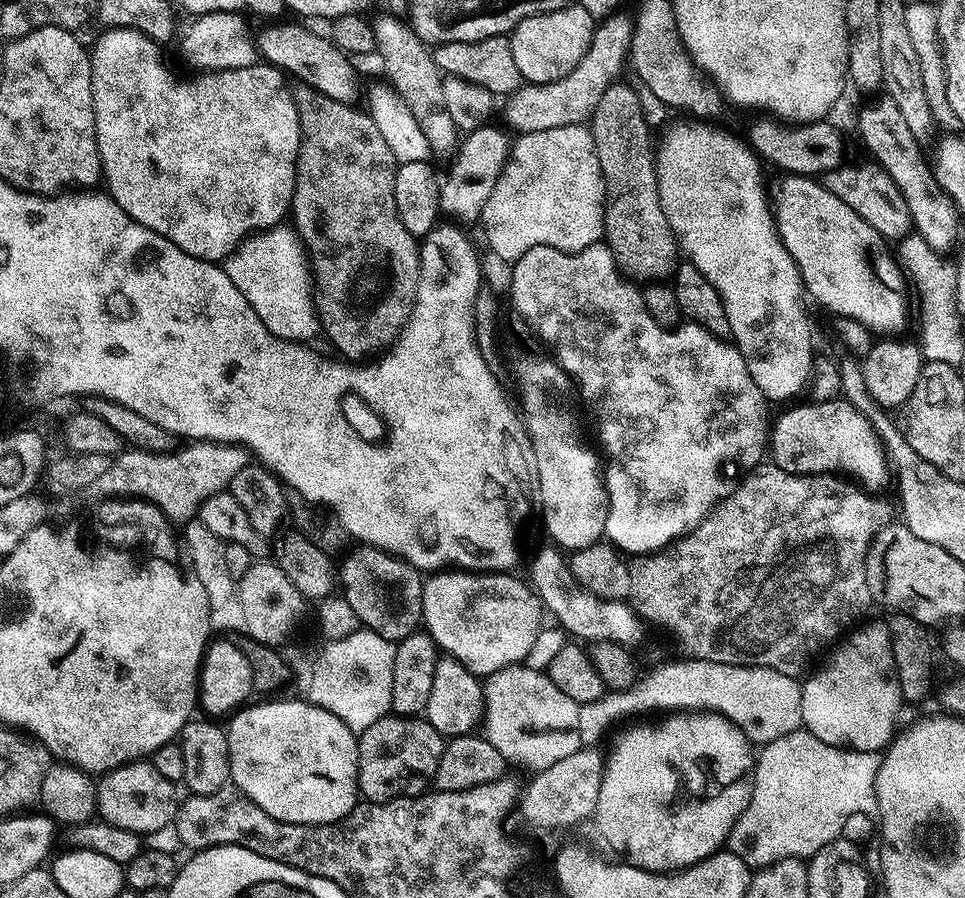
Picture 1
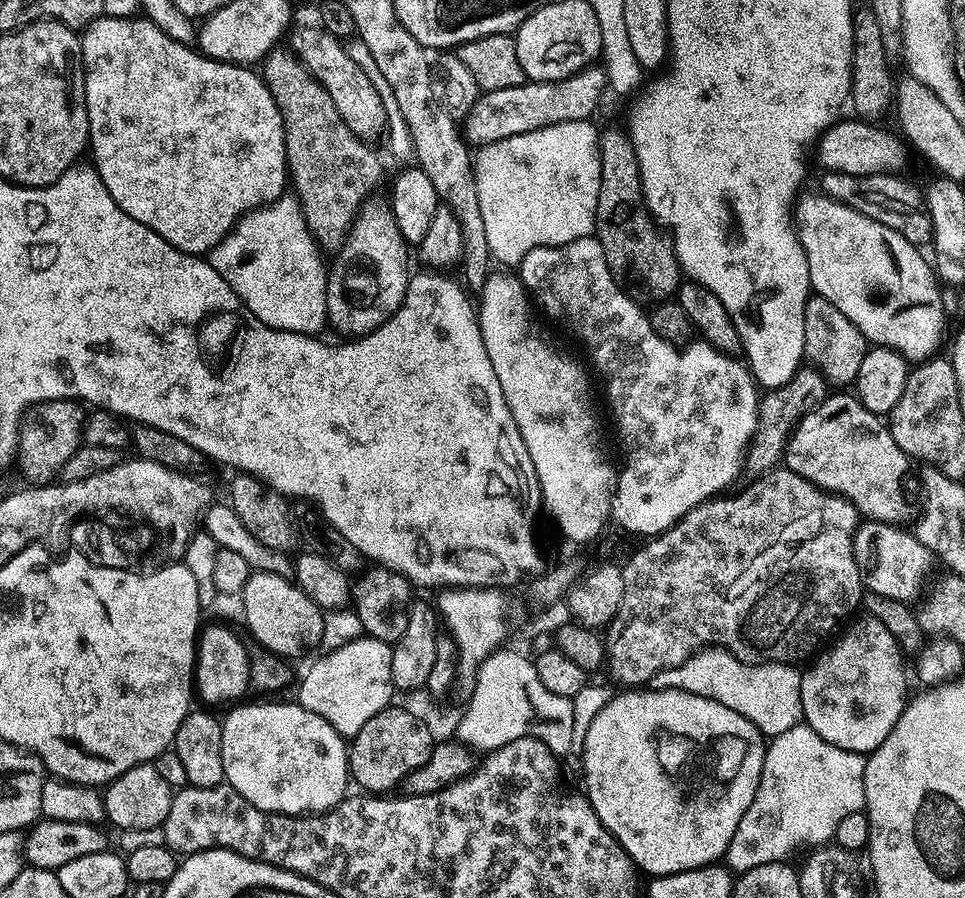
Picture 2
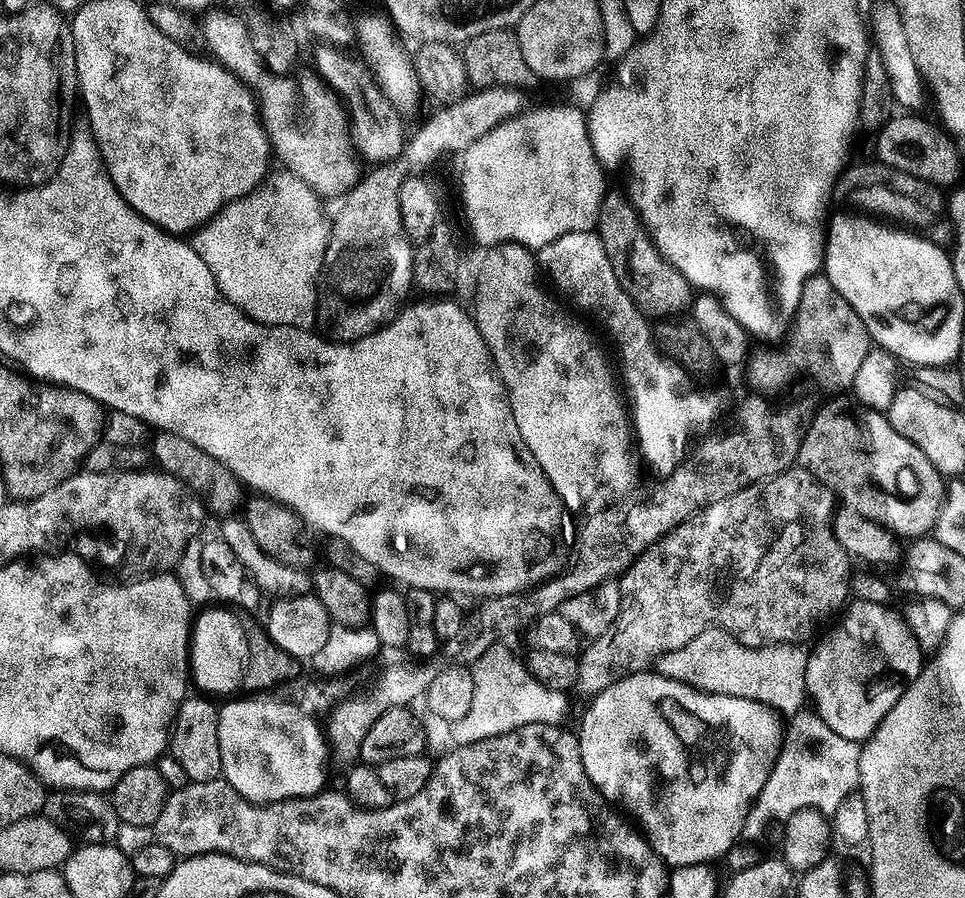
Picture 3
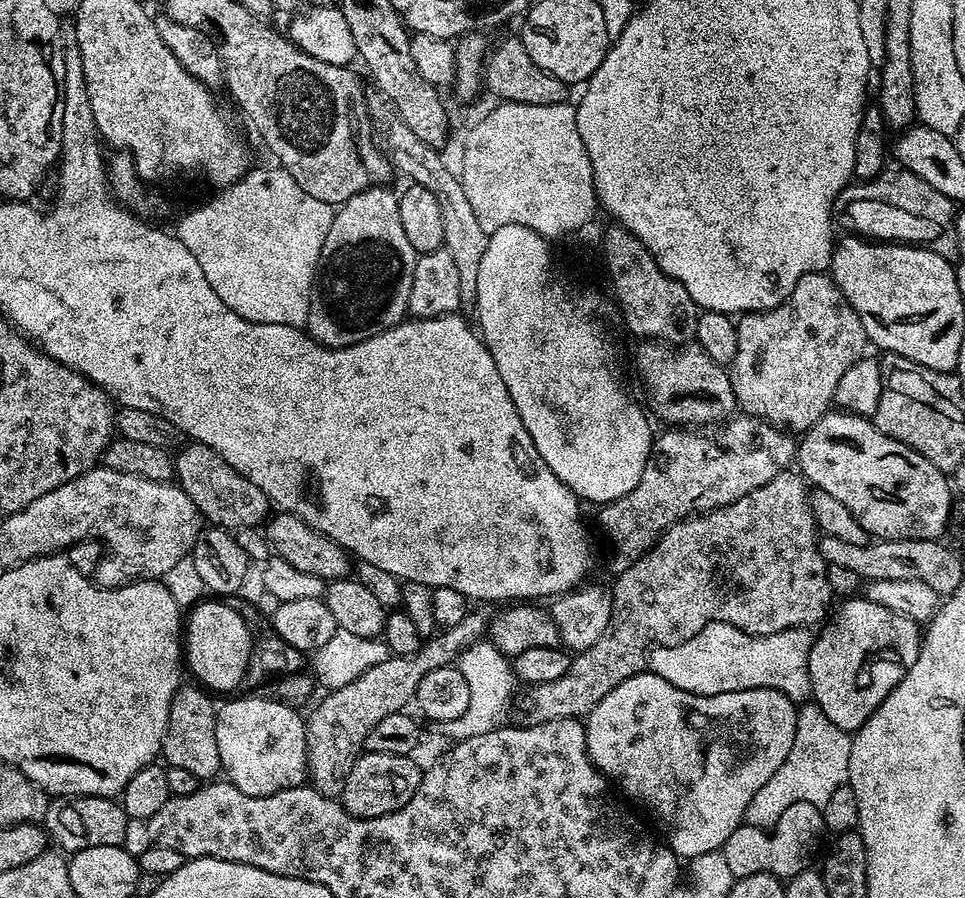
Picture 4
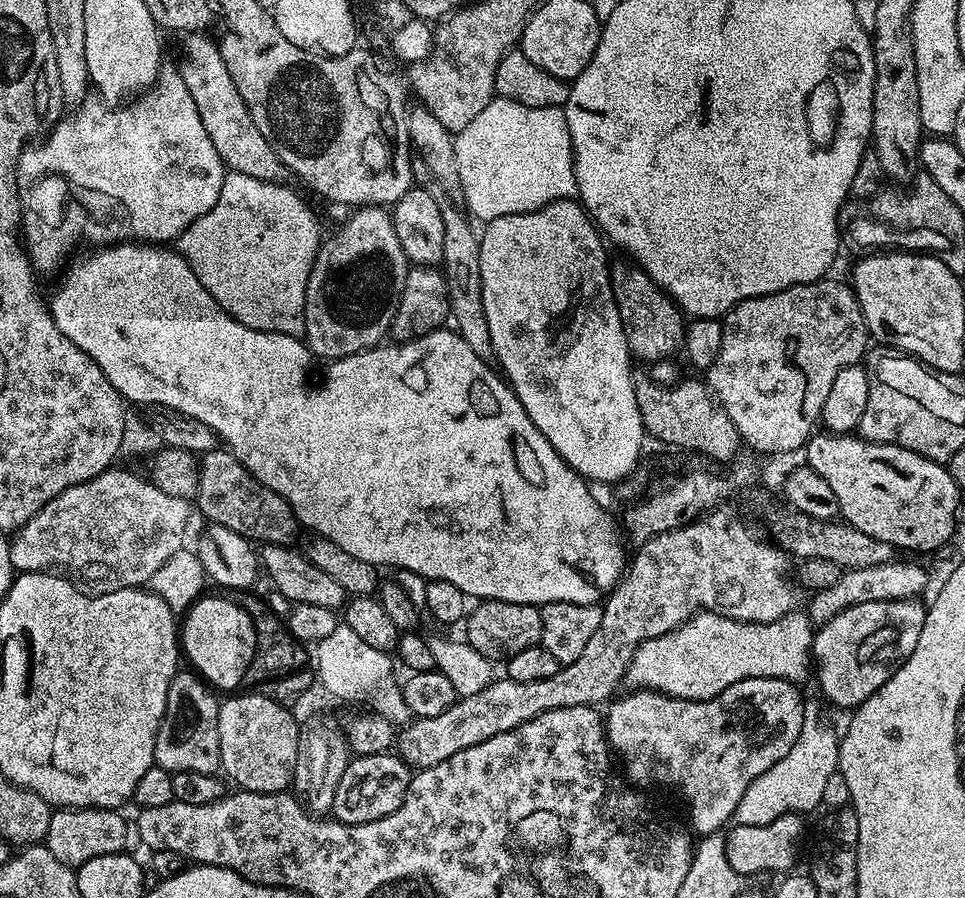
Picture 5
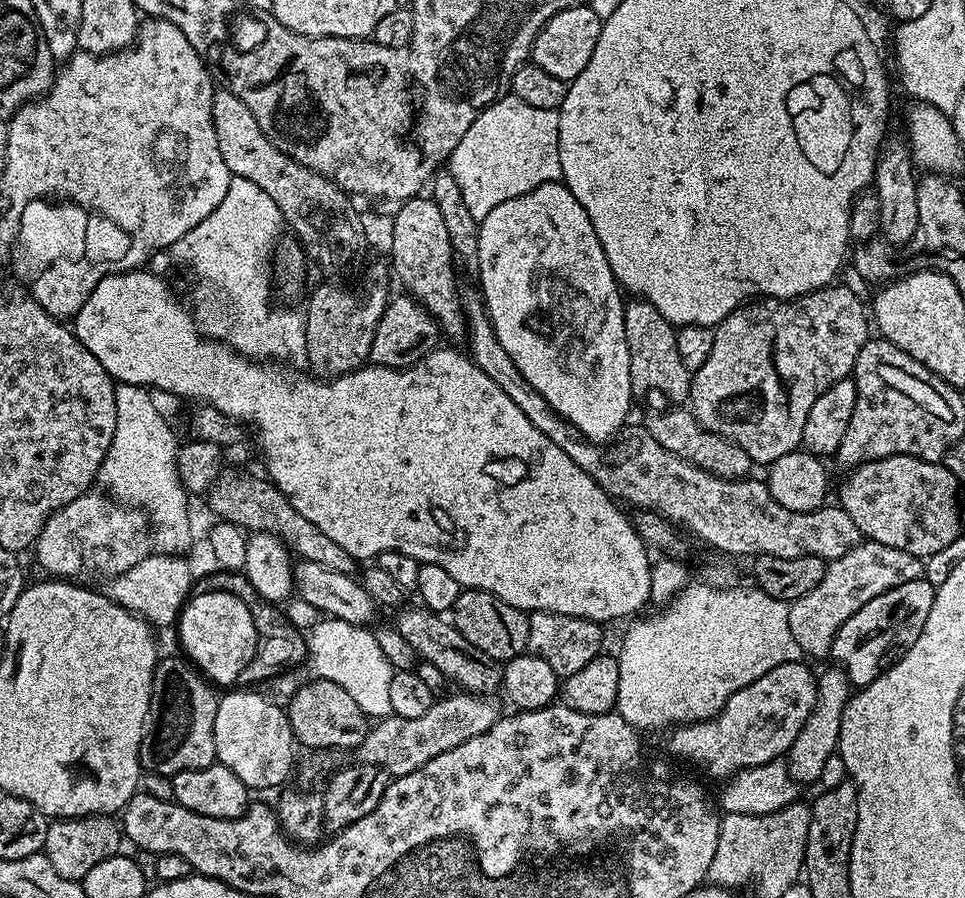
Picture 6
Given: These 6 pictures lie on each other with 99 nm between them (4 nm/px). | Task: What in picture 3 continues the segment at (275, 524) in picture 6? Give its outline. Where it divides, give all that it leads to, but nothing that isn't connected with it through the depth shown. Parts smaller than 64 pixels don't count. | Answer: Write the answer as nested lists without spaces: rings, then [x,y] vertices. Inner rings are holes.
[[[157,431],[151,437],[150,456],[155,467],[161,472],[169,472],[174,478],[178,478],[187,488],[192,489],[201,500],[209,513],[217,512],[217,517],[231,516],[241,507],[244,492],[240,480],[226,466],[214,458],[214,454],[206,454],[206,450],[198,450],[194,442],[186,442],[178,434]]]

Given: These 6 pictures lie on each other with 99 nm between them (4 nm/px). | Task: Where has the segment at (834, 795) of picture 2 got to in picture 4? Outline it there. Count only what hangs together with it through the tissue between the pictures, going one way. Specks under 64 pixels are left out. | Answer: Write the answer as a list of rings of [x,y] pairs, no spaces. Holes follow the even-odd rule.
[[[804,702],[794,712],[794,731],[791,733],[792,745],[787,745],[774,778],[762,786],[760,796],[768,799],[764,808],[771,814],[780,813],[794,802],[812,802],[822,806],[847,781],[850,766],[850,746],[852,737],[843,732],[814,702]]]

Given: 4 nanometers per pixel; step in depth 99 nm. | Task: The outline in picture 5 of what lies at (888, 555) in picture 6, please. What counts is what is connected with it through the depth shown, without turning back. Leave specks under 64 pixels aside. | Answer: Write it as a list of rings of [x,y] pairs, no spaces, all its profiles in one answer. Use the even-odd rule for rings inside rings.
[[[903,558],[891,560],[882,566],[853,568],[841,575],[840,581],[826,590],[815,593],[806,607],[806,615],[813,625],[825,624],[830,618],[842,614],[850,606],[862,600],[911,600],[919,597],[920,591],[928,584],[928,572],[916,564],[907,564]]]

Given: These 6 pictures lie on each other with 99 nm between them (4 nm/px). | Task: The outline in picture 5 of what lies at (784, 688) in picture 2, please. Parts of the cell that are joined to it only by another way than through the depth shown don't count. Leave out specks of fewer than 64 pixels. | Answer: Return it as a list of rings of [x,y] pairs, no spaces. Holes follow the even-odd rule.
[[[705,610],[674,631],[642,642],[630,662],[626,680],[633,689],[662,692],[679,700],[709,700],[746,678],[801,682],[807,676],[809,679],[814,668],[813,635],[812,622],[800,610],[769,624],[751,624]]]

